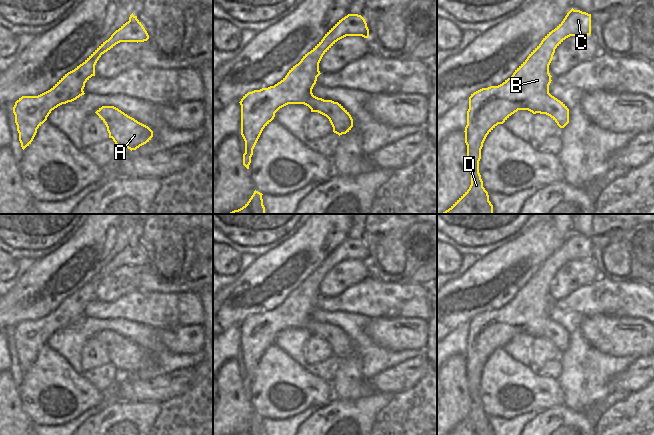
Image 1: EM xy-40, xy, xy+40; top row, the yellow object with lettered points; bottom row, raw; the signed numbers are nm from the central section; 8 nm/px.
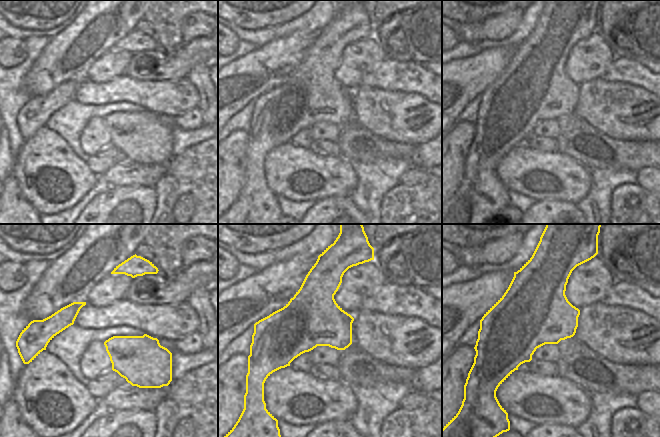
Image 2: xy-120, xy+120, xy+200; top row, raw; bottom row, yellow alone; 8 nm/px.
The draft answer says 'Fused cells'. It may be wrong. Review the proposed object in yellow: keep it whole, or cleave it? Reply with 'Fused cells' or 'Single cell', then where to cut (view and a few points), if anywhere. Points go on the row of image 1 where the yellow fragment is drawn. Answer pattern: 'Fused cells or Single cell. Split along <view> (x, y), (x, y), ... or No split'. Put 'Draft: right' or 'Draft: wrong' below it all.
Single cell. No split
Draft: wrong

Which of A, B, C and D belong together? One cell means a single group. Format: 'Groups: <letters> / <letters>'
Groups: A B C D

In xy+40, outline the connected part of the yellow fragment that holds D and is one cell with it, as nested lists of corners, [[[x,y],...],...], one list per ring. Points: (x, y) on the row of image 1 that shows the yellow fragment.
[[[574,10],[567,13],[563,21],[549,32],[541,43],[529,54],[527,59],[515,70],[513,75],[498,86],[482,88],[469,97],[467,125],[465,127],[465,143],[467,145],[467,165],[471,173],[469,189],[443,214],[493,214],[493,205],[489,201],[488,192],[483,187],[479,173],[481,149],[487,135],[498,125],[503,124],[518,110],[528,110],[533,114],[550,116],[560,128],[569,123],[567,106],[549,93],[551,75],[549,65],[555,49],[570,36],[588,36],[591,34],[591,14]]]

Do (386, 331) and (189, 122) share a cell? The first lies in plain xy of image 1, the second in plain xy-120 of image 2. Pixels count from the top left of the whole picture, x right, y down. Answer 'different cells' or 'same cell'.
same cell

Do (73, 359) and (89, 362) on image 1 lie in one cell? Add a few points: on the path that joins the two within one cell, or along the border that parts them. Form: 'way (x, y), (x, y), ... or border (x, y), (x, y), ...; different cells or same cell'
border (89, 338), (81, 349), (82, 371); different cells

